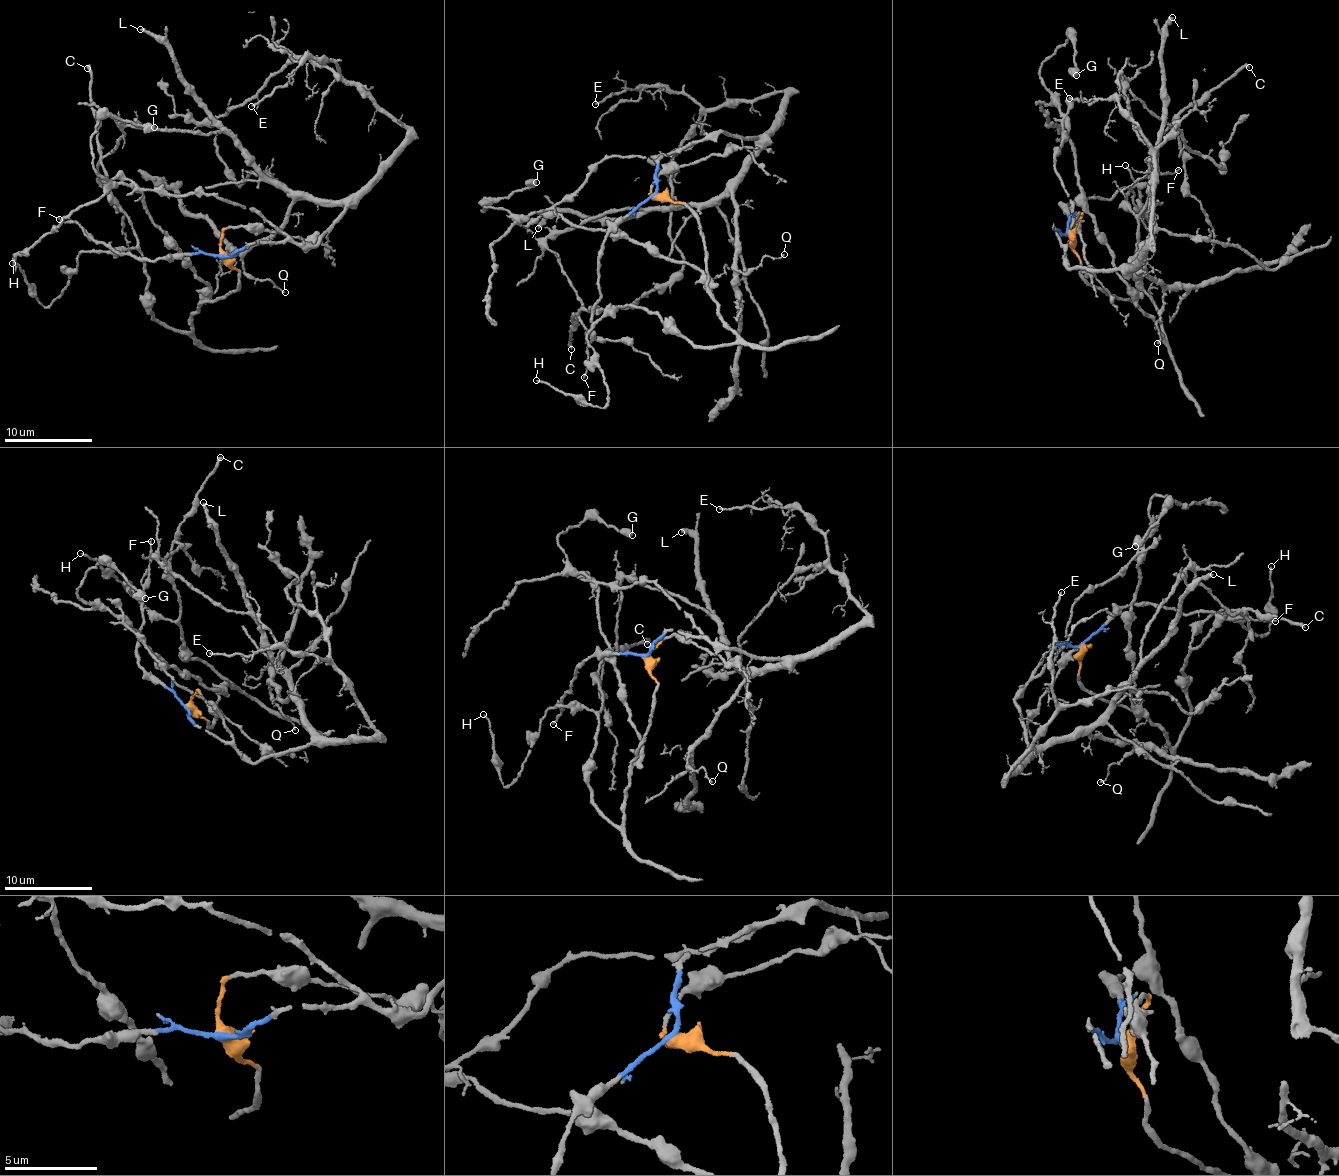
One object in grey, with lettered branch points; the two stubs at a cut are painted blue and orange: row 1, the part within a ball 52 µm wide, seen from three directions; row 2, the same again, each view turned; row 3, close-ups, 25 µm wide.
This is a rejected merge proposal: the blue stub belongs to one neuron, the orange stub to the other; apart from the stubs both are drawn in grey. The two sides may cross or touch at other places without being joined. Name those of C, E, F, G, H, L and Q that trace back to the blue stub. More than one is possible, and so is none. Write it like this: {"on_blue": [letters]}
{"on_blue": ["E", "F", "L", "Q"]}

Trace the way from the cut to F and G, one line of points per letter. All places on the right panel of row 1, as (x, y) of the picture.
F: (1067, 232), (1068, 217), (1063, 208), (1096, 197), (1106, 198), (1145, 178), (1168, 172), (1174, 173), (1179, 169)
G: (1067, 232), (1084, 278), (1128, 298), (1128, 283), (1088, 212), (1069, 133), (1040, 69), (1069, 38), (1076, 76)

